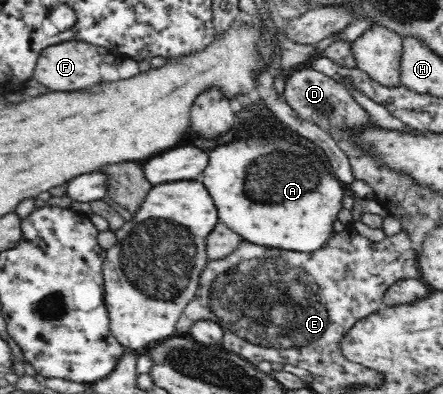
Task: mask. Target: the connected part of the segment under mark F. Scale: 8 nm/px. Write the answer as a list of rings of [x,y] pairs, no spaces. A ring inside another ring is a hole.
[[[80,40],[64,41],[40,50],[33,70],[33,78],[50,91],[86,90],[86,88],[94,87],[96,82],[102,82],[102,74],[100,74],[102,63],[102,55],[98,53],[96,45]]]

